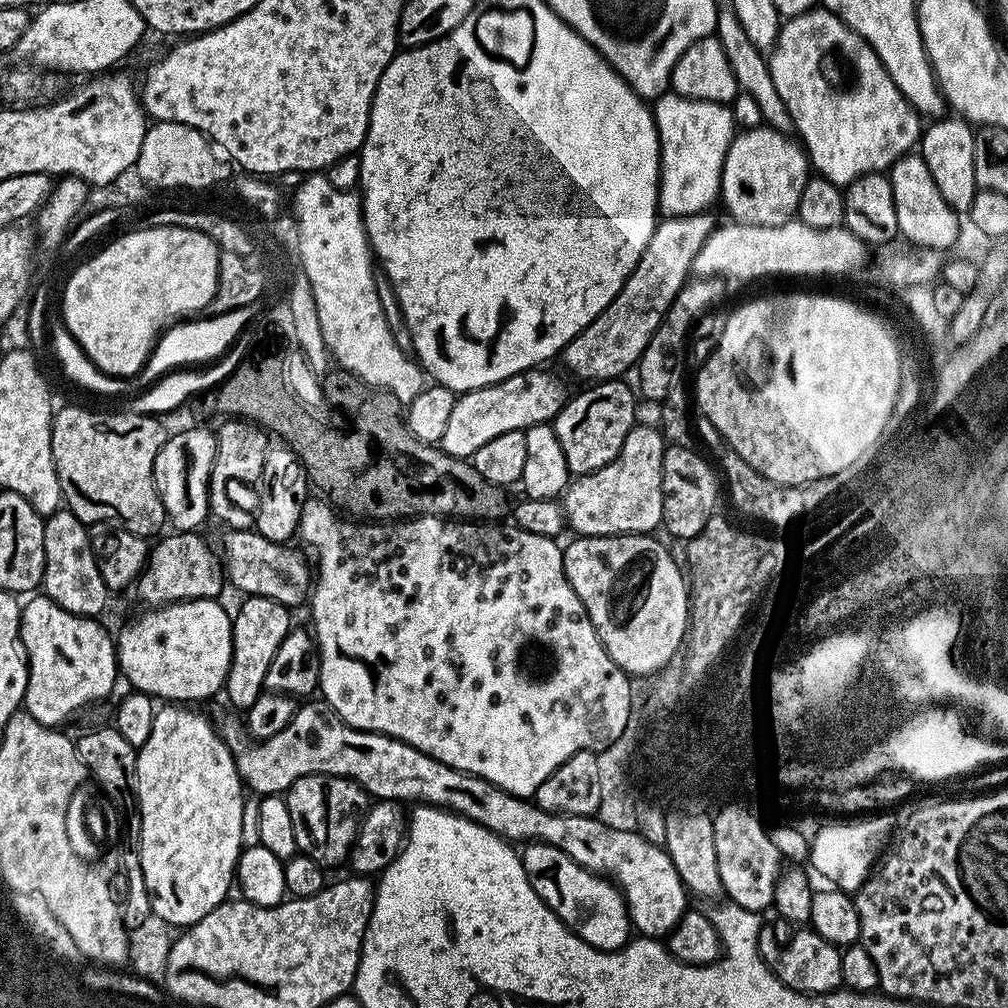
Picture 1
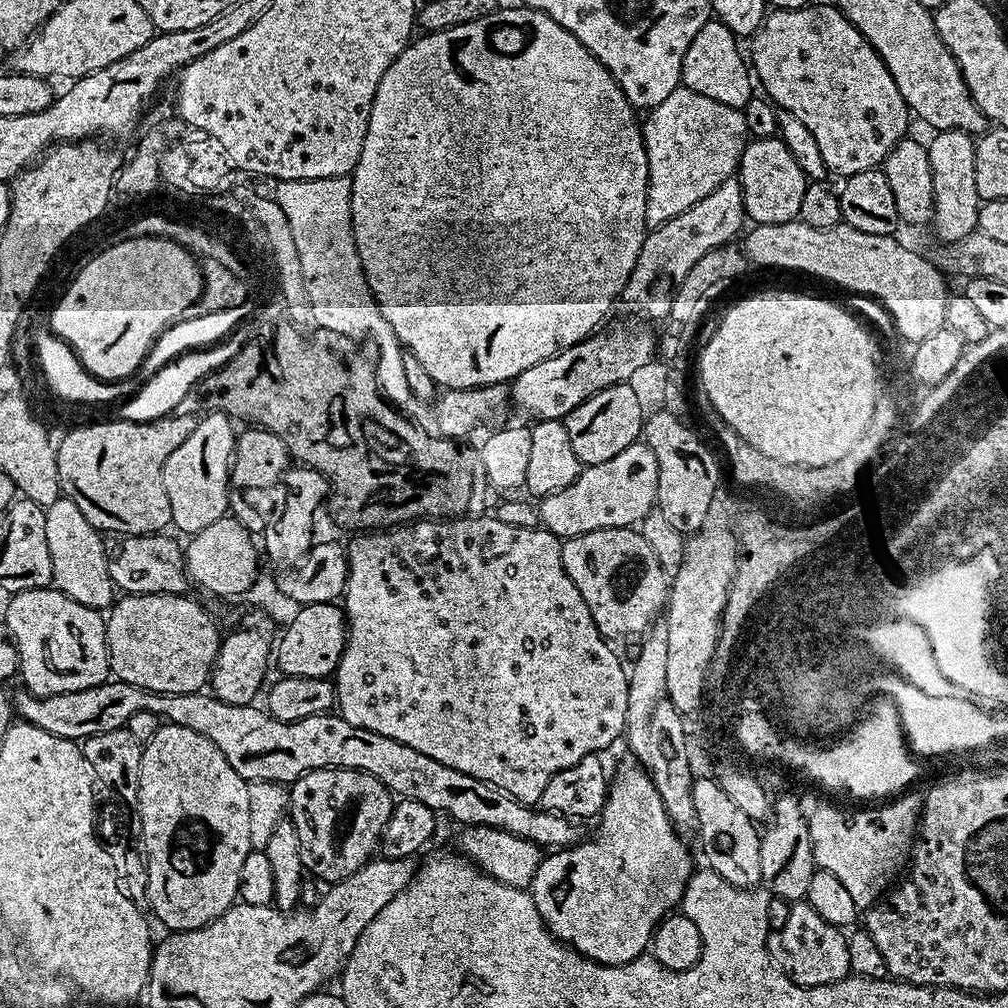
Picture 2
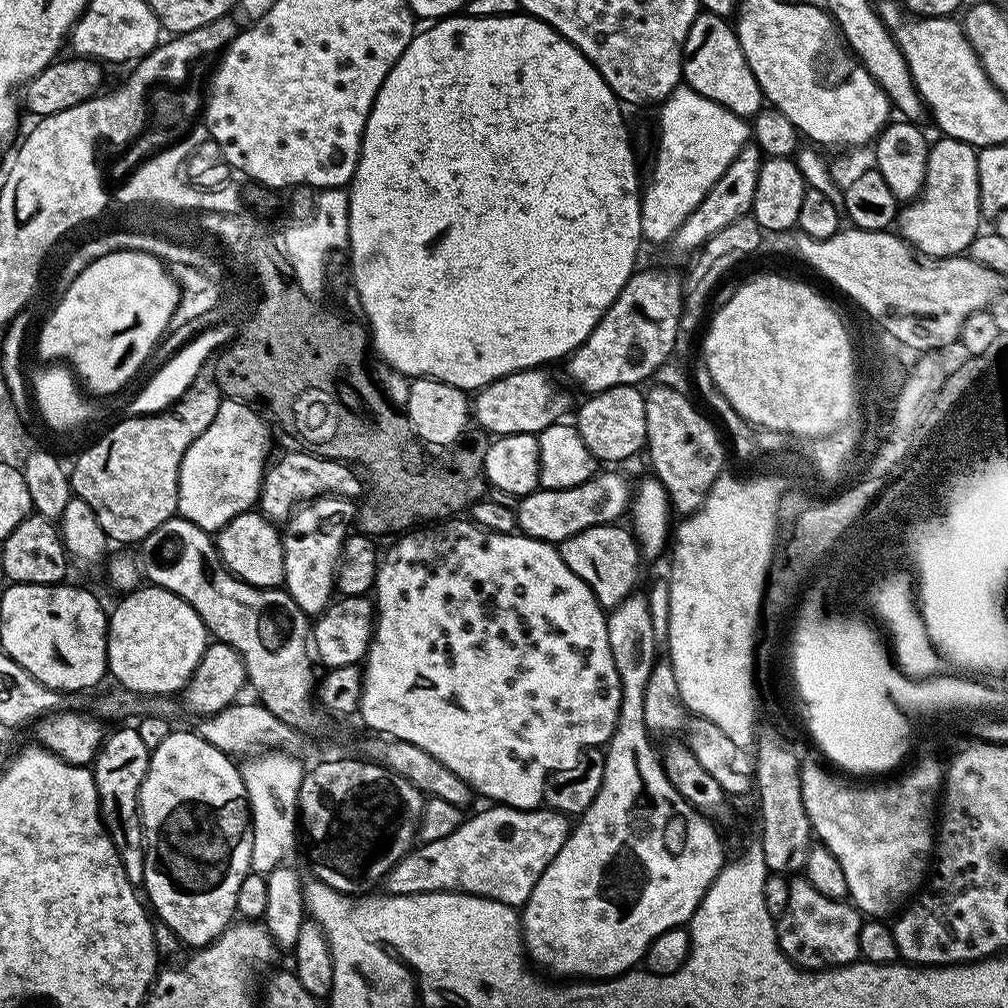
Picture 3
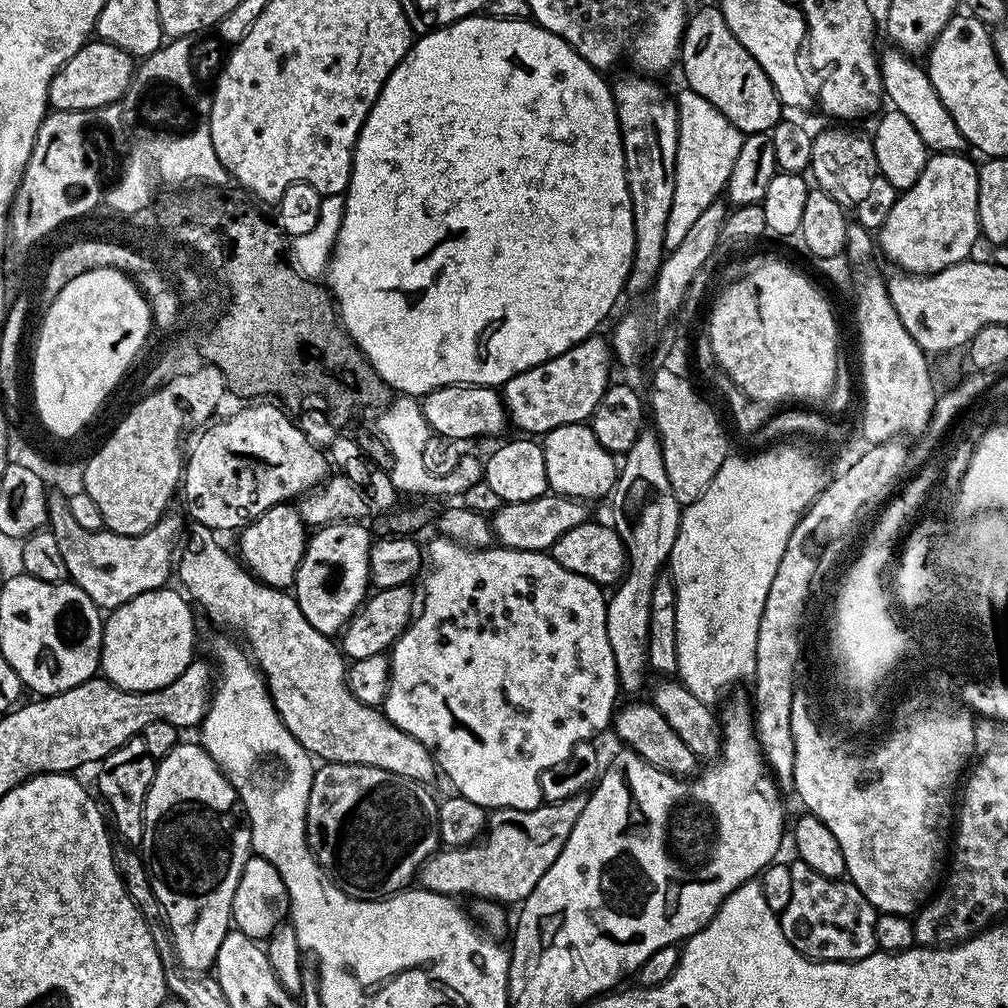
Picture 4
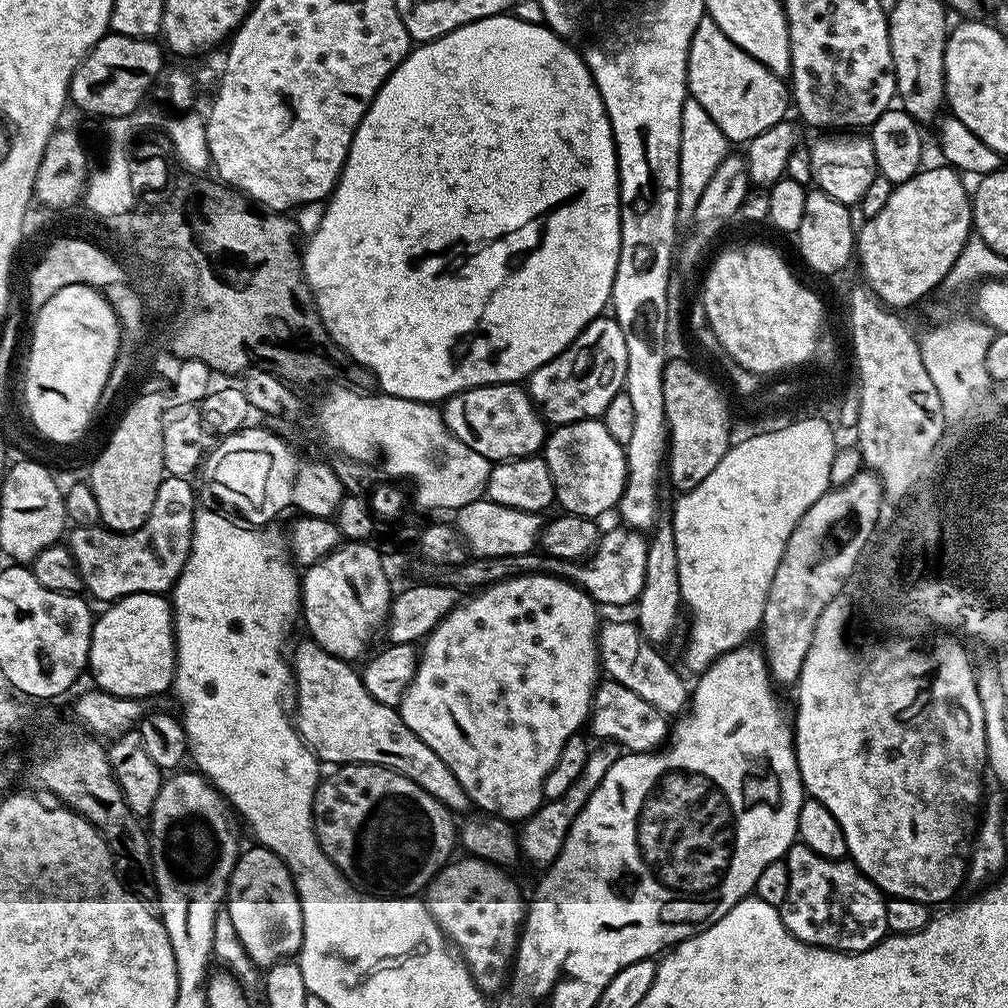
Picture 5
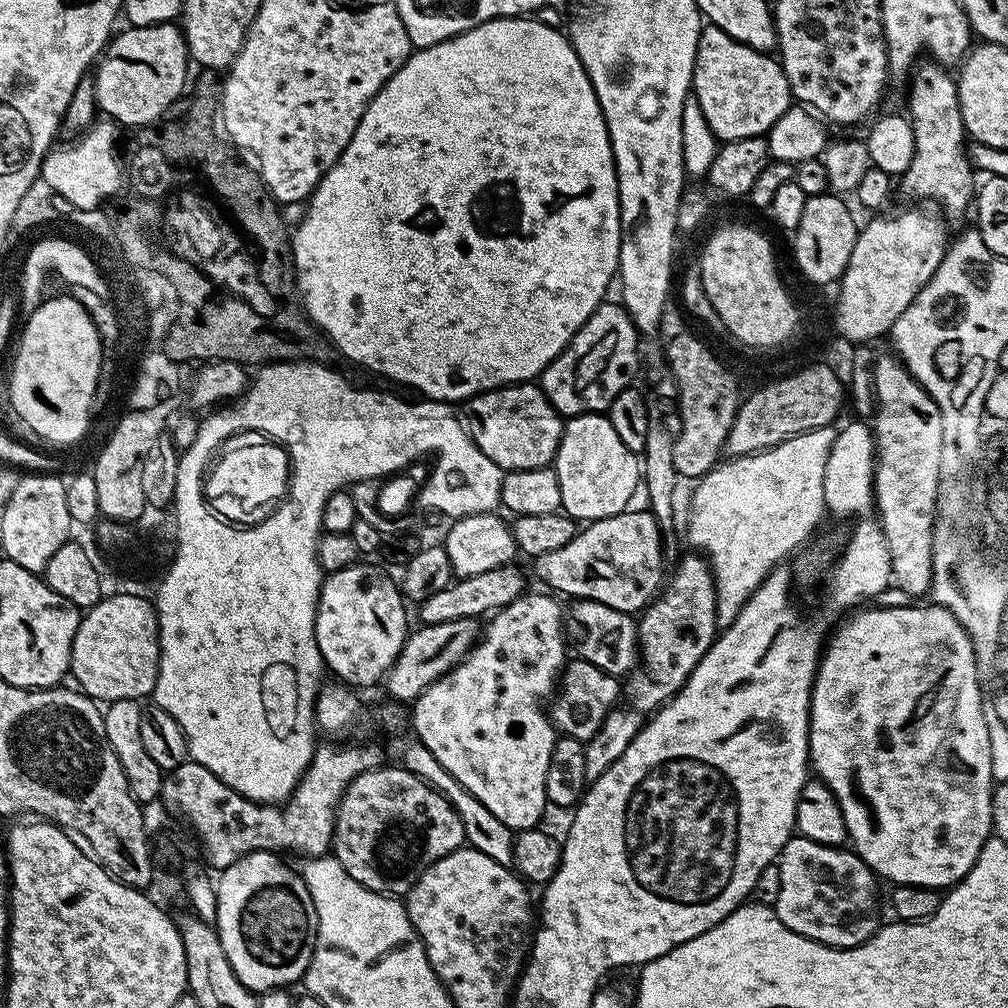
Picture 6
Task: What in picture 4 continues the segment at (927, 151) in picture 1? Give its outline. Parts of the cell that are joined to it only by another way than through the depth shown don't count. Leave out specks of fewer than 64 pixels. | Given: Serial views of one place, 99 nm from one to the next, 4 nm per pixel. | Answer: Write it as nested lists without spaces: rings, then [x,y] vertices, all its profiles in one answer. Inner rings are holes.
[[[937,152],[929,155],[922,174],[918,174],[918,182],[914,182],[914,186],[903,189],[897,195],[896,201],[894,202],[894,210],[890,210],[886,222],[882,222],[882,226],[878,230],[879,251],[882,253],[883,259],[885,256],[890,263],[897,264],[900,267],[897,269],[903,270],[905,273],[913,276],[928,276],[932,272],[941,272],[950,266],[961,264],[962,261],[969,259],[973,255],[972,247],[975,246],[976,240],[979,241],[981,239],[980,223],[978,222],[978,168],[975,163],[972,165],[966,157],[967,155],[959,152]]]

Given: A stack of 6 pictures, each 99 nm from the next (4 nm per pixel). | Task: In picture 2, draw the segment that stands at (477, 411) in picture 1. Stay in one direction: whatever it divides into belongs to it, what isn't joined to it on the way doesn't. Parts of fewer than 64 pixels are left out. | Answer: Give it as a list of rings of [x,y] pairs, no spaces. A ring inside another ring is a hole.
[[[640,322],[632,323],[636,324],[620,324],[617,328],[610,329],[605,336],[593,334],[572,348],[562,348],[550,358],[546,358],[542,362],[534,362],[534,366],[530,366],[530,370],[522,370],[522,374],[518,374],[515,380],[511,381],[511,403],[515,407],[517,404],[526,415],[532,416],[533,421],[563,420],[570,414],[570,410],[574,410],[579,404],[586,402],[586,398],[615,384],[627,384],[631,375],[637,372],[637,369],[651,363],[658,352],[658,340],[654,332],[652,336],[650,329],[643,328],[643,326],[648,326]]]

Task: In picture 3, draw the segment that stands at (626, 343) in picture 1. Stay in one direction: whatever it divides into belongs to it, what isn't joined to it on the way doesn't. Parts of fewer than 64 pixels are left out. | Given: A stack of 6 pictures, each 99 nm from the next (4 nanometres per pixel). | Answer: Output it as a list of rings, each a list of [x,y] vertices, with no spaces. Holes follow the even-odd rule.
[[[756,143],[745,144],[738,158],[730,162],[730,170],[726,170],[726,174],[722,174],[722,178],[714,182],[710,194],[706,194],[706,198],[698,202],[697,208],[682,222],[681,228],[672,236],[670,248],[674,255],[691,257],[693,253],[704,247],[710,236],[718,234],[718,230],[723,230],[725,226],[730,226],[730,222],[751,213],[754,190],[758,190],[758,174],[764,162],[765,157]]]

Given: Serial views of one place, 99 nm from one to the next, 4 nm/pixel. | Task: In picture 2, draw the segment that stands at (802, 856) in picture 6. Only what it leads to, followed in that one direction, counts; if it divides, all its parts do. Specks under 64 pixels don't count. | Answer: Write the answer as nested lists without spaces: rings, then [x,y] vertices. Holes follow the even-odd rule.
[[[807,902],[792,904],[790,915],[786,917],[786,926],[774,933],[774,944],[788,959],[788,964],[783,965],[784,973],[803,988],[833,984],[845,980],[852,972],[847,935],[837,925],[822,918],[822,914],[818,914],[818,910]]]

